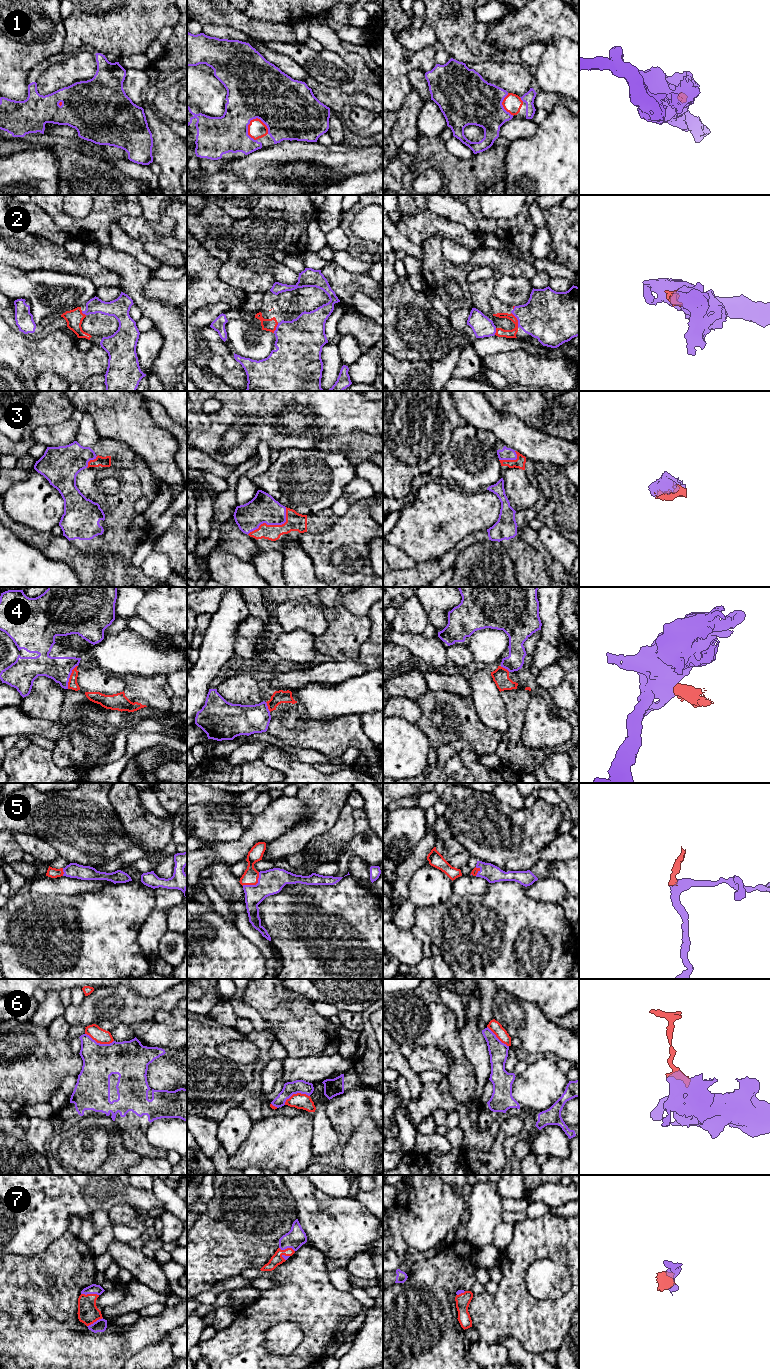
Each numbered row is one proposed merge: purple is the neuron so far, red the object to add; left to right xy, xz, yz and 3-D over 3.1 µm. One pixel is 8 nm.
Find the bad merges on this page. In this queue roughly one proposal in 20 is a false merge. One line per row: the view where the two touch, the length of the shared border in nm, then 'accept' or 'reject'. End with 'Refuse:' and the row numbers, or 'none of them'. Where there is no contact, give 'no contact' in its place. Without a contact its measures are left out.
1: contact in xz; length 190 nm; accept
2: contact in yz; length 140 nm; accept
3: contact in xz; length 380 nm; accept
4: contact in xy; length 200 nm; reject
5: contact in xz; length 180 nm; accept
6: contact in xy; length 240 nm; reject
7: contact in xy; length 140 nm; accept
Refuse: 4, 6

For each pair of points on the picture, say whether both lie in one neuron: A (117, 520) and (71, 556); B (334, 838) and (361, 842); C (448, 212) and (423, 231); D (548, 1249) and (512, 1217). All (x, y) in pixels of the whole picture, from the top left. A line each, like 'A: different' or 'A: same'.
A: same
B: different
C: different
D: different

